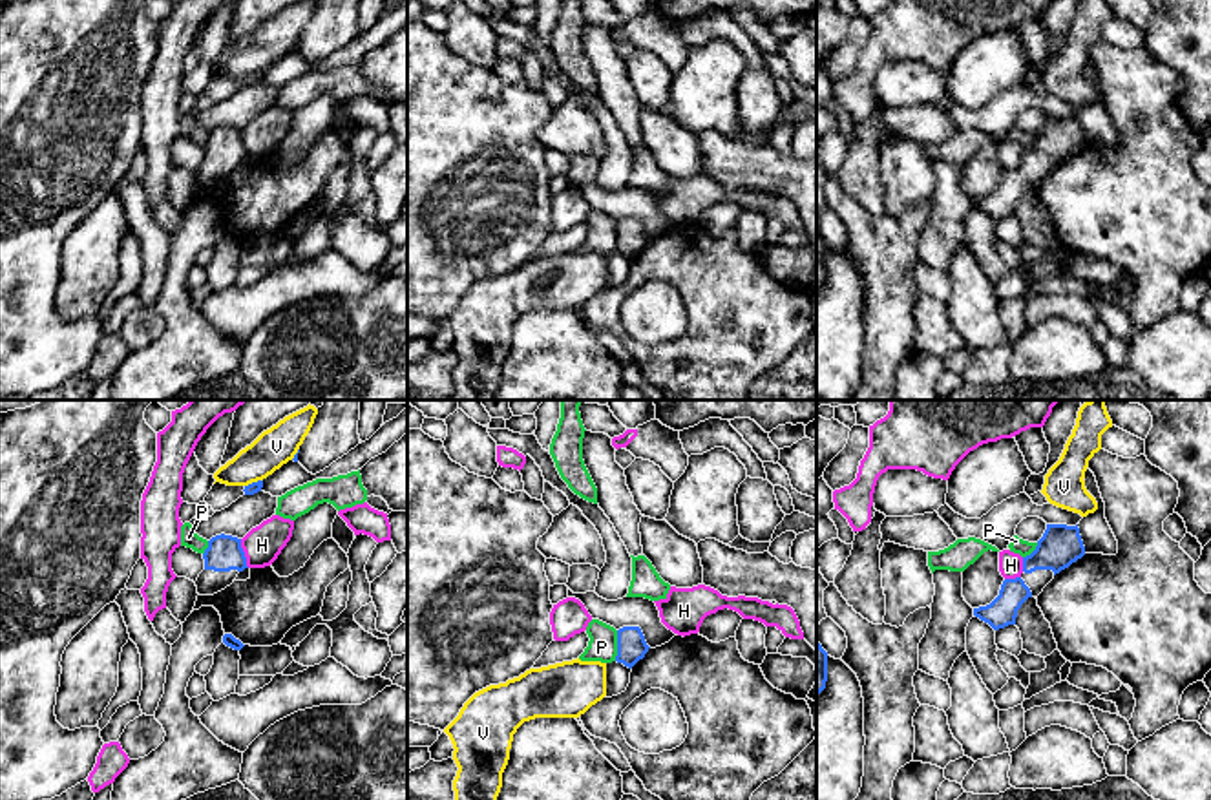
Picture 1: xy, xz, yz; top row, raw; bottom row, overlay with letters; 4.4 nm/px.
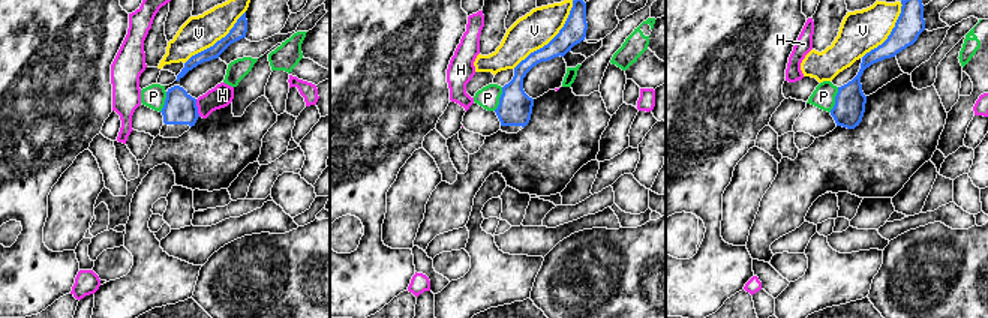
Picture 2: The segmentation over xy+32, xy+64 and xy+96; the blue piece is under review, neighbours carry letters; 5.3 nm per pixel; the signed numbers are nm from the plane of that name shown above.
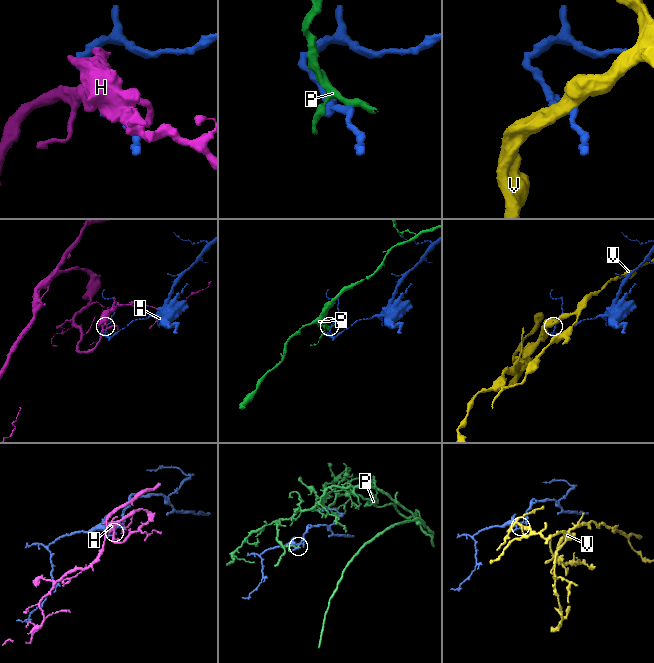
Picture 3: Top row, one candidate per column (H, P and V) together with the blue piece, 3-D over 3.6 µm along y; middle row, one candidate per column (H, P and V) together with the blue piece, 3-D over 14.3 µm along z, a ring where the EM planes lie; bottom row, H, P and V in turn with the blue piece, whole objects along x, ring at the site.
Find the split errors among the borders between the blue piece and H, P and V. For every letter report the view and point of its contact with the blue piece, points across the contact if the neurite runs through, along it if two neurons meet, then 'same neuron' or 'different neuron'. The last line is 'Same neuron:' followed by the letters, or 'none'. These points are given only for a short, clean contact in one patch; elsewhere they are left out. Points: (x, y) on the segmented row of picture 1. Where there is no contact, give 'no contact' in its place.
H: meets blue in xy at (243, 554); different neuron
P: meets blue in xz at (618, 645); border along xz (618, 631), (618, 654), (614, 660); different neuron
V: meets blue in xy at (252, 483); different neuron
Same neuron: none

